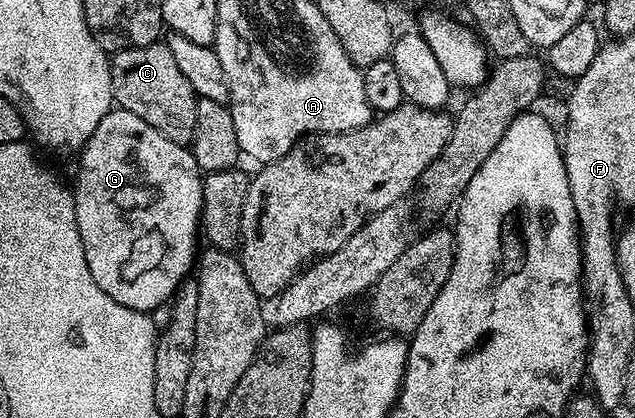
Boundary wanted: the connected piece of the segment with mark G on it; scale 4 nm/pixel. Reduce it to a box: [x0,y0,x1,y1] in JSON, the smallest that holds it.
[73,107,203,313]

